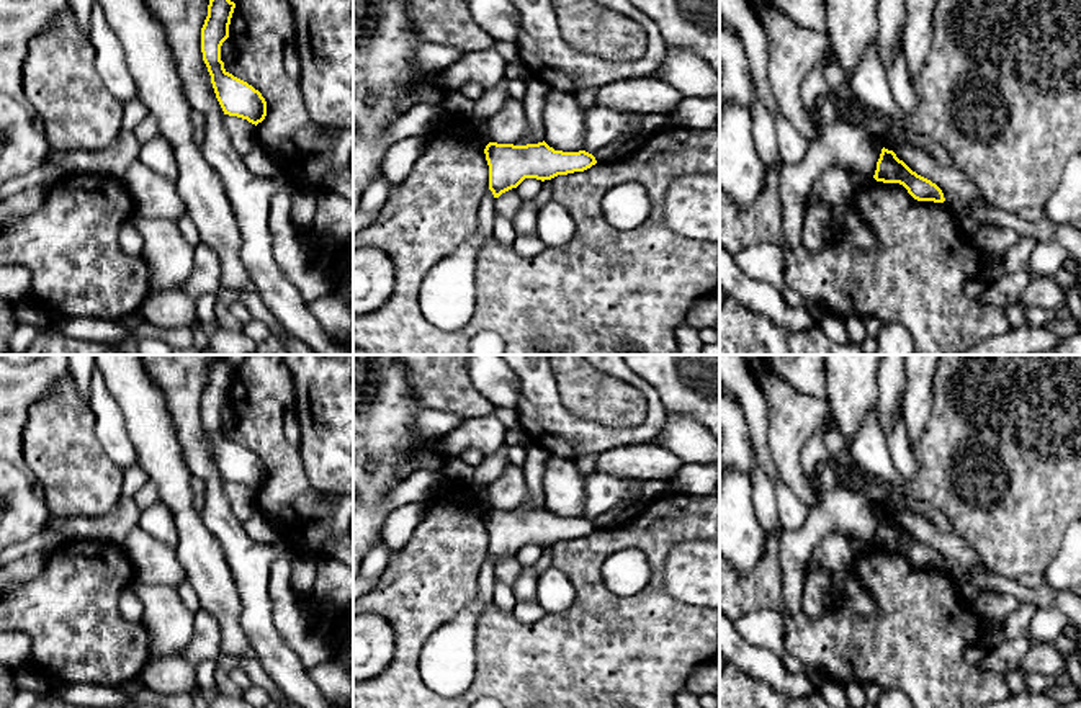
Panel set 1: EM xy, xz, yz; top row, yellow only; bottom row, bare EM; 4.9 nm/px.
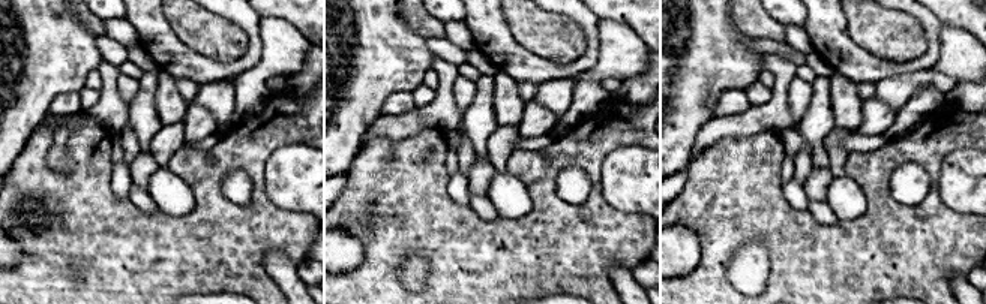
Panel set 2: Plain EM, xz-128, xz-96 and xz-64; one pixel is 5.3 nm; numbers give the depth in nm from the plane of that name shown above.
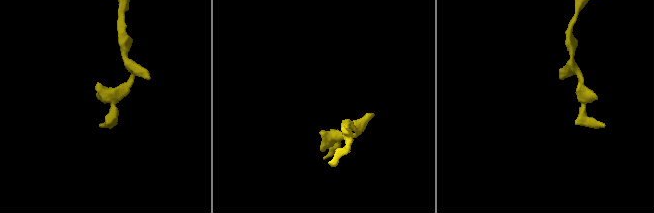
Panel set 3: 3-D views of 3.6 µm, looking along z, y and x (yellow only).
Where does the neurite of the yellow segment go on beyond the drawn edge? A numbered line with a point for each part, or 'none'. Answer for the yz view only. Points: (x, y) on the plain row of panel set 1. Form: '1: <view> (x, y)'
none

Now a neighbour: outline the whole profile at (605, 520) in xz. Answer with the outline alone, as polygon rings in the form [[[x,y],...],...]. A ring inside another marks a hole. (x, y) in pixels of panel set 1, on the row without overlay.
[[[631,495],[625,499],[615,510],[600,515],[594,523],[600,530],[608,528],[618,515],[639,504],[643,504],[643,500],[638,495]]]

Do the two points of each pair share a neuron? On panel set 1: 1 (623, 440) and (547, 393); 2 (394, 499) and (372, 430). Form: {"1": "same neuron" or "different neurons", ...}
{"1": "same neuron", "2": "different neurons"}

